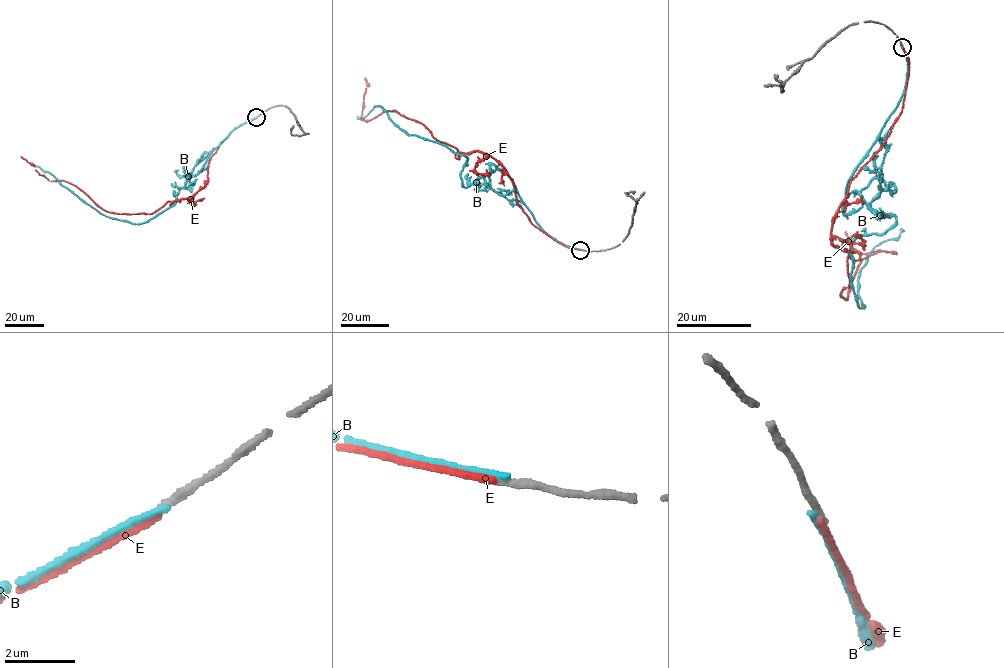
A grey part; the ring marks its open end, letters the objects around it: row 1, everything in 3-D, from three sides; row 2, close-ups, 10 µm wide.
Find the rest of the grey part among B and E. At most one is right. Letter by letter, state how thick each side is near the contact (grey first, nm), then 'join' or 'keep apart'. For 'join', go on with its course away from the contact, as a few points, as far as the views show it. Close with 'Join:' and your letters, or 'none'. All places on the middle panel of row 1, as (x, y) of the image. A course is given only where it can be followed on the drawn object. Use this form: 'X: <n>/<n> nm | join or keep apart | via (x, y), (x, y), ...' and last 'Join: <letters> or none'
B: 260/220 nm | keep apart
E: 240/200 nm | keep apart
Join: none

